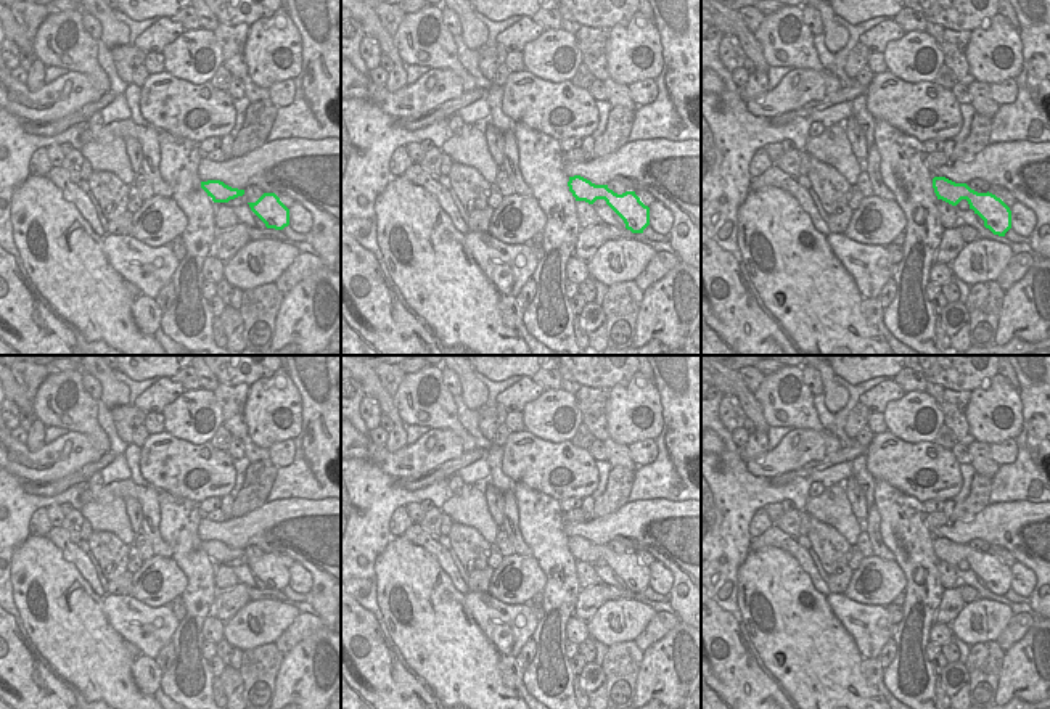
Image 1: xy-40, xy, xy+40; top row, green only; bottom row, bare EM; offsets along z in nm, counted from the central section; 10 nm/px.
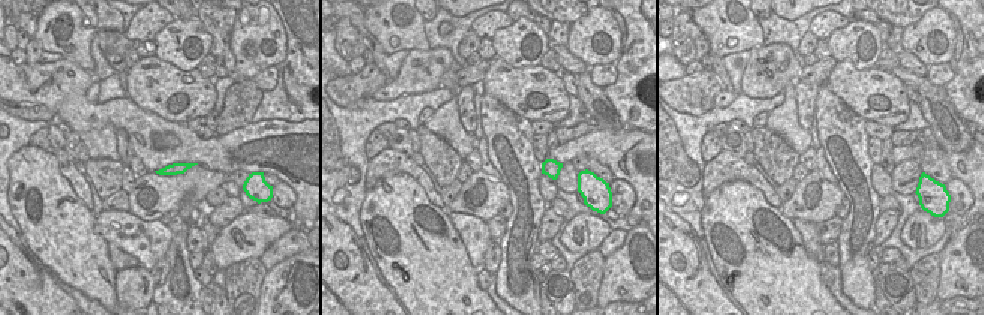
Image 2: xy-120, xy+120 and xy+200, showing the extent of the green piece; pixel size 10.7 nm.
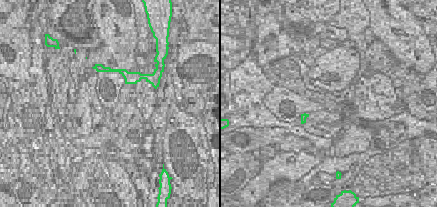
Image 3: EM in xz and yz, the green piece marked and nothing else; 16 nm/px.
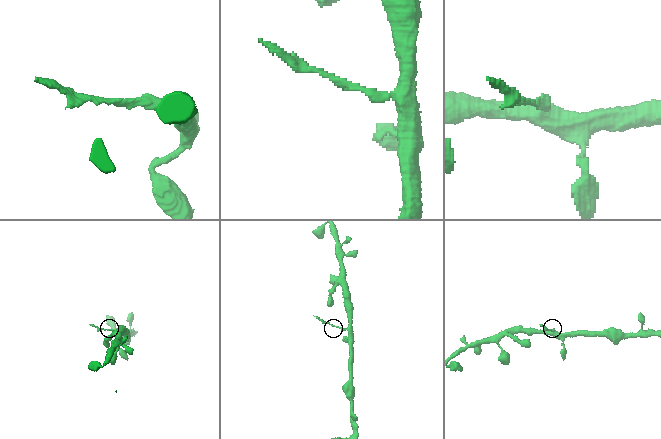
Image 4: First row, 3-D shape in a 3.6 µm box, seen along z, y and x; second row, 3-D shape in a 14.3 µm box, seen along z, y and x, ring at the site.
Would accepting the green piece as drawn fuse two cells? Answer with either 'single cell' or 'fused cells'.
fused cells

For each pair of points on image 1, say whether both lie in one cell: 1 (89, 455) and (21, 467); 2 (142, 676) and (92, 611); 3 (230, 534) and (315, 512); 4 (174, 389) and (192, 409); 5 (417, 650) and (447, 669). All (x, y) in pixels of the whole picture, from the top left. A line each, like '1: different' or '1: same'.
1: same
2: different
3: same
4: different
5: same

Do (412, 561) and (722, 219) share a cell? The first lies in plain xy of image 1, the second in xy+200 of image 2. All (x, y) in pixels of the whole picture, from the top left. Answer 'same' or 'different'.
same

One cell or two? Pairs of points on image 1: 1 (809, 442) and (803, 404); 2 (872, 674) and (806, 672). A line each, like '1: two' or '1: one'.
1: two
2: two

